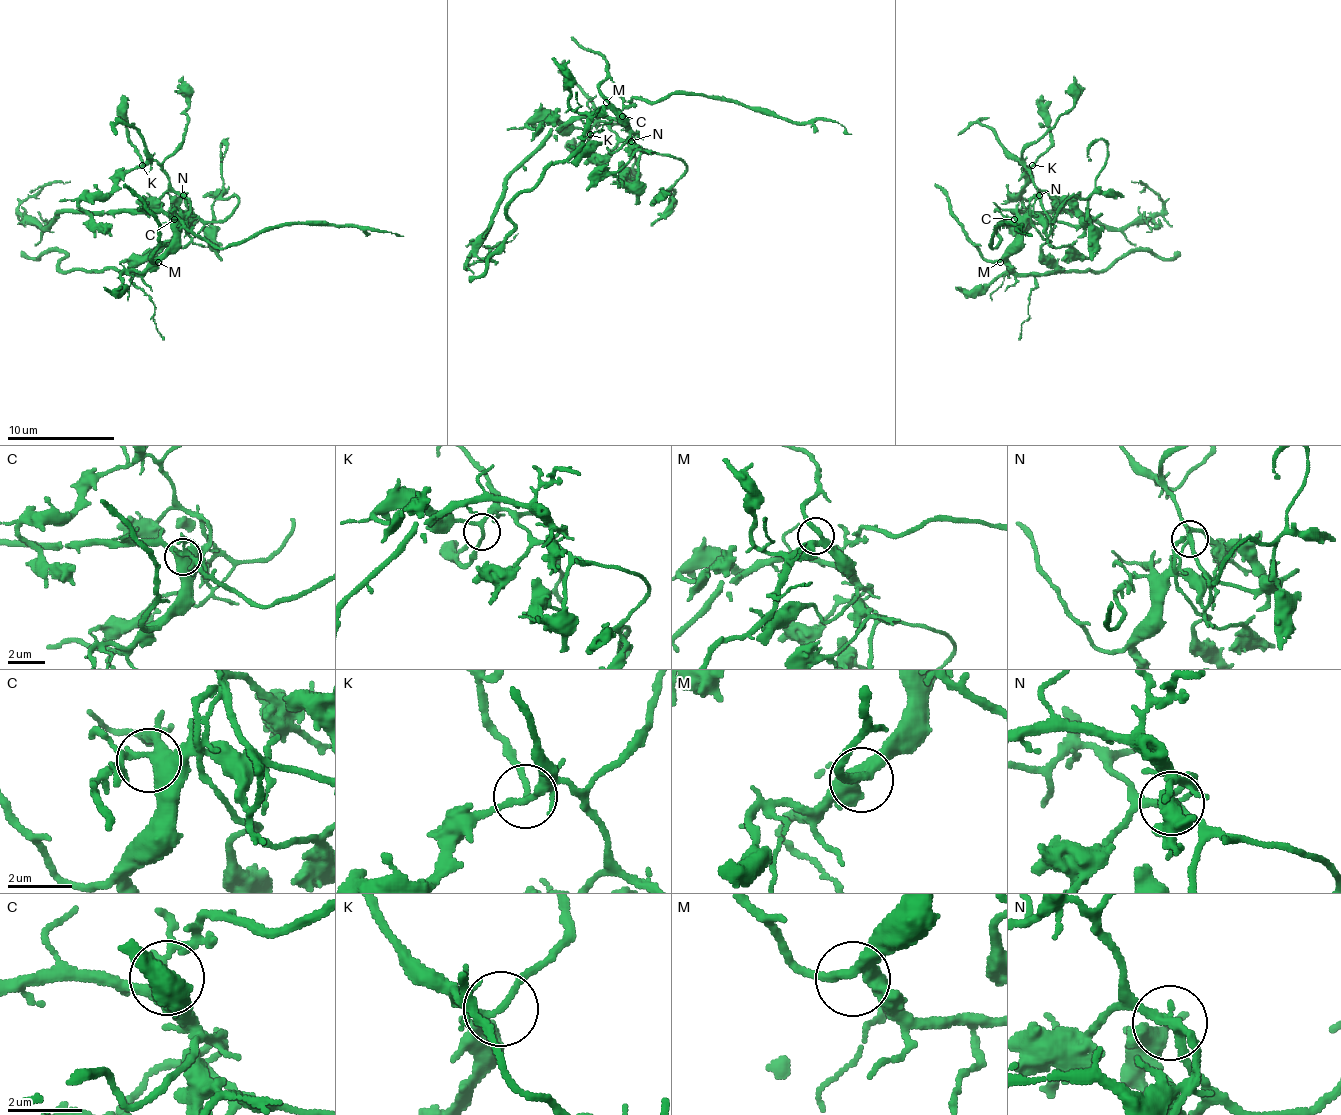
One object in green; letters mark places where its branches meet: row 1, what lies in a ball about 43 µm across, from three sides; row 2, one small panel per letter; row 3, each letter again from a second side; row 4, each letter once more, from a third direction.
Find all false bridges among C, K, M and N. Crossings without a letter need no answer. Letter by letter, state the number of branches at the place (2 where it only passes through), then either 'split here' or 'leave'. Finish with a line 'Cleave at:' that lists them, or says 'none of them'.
C: branches 4; leave
K: branches 3; leave
M: branches 3; leave
N: branches 3; split here
Cleave at: N

